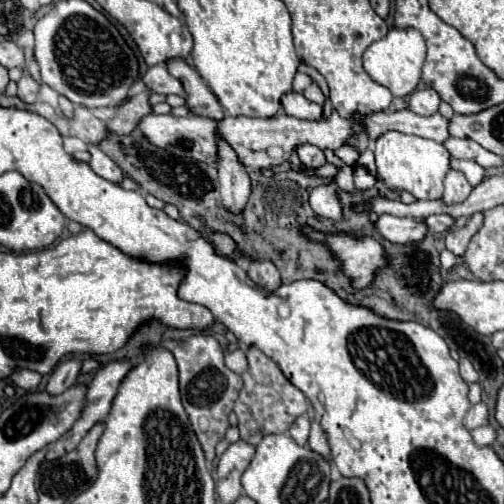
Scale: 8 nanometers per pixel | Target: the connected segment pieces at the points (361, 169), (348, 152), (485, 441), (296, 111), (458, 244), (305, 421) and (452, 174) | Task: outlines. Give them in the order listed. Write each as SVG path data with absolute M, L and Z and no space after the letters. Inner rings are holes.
M356 163L356 165L352 165L352 169L354 169L354 185L360 191L366 191L366 189L374 187L374 183L378 181L376 175L372 175L364 165L358 165Z
M342 145L340 149L336 149L334 151L346 165L352 165L352 163L356 163L358 161L358 157L360 157L360 151L356 151L356 147L348 147L348 145Z
M482 425L472 431L472 437L476 445L492 445L496 441L496 431L490 425Z
M288 93L282 97L282 109L298 119L306 119L306 121L320 121L324 119L324 111L320 105L310 103L304 95L300 93Z
M474 213L470 217L456 219L452 229L446 233L446 249L456 253L456 255L464 255L464 249L466 249L468 241L480 231L482 223L484 223L482 213Z
M302 415L290 427L290 435L298 445L308 445L308 433L310 433L310 419L306 415Z
M450 169L446 173L446 179L444 179L444 197L442 197L444 203L460 203L460 201L464 201L470 195L470 191L472 191L472 185L466 181L462 171Z

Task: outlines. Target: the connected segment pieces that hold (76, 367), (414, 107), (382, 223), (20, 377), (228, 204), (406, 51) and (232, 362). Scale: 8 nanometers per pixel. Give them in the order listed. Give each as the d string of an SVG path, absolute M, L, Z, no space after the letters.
M70 359L70 361L60 363L54 369L54 373L50 375L50 381L46 385L46 393L48 395L60 395L68 387L72 387L76 383L76 377L80 373L80 367L82 367L82 363L78 359Z
M418 89L410 95L410 101L408 101L410 111L424 117L434 115L438 111L438 105L440 105L440 97L434 89Z
M380 215L374 225L382 237L390 243L418 243L428 235L428 225L424 219L412 219L412 217L394 217L394 215Z
M22 369L22 371L12 373L12 375L10 375L10 379L12 379L12 383L14 383L16 387L22 387L22 389L26 389L26 391L34 391L34 389L40 385L42 375L40 375L40 373L36 373L36 371Z
M220 139L220 151L216 155L216 169L220 179L220 195L226 209L238 213L250 197L250 175L246 167L236 159L236 151L228 147L226 139Z
M392 29L384 39L372 43L364 51L364 69L376 83L380 83L382 87L388 87L394 97L406 97L416 89L420 81L424 59L426 59L426 43L420 31Z
M238 349L238 351L232 351L232 353L226 353L226 367L232 369L232 371L236 371L236 373L242 373L248 367L244 351Z

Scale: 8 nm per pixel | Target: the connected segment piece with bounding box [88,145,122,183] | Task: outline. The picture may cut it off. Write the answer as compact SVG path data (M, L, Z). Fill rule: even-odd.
M88 145L88 153L92 155L88 165L96 175L100 175L100 177L104 177L104 179L108 179L112 183L122 181L122 169L98 145Z

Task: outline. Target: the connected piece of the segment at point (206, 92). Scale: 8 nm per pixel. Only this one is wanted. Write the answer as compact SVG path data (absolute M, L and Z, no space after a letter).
M172 59L166 63L172 77L180 79L186 89L186 107L192 115L210 117L210 119L224 119L224 109L220 107L218 99L210 91L210 87L204 83L204 79L198 75L196 69L188 67L182 59Z

